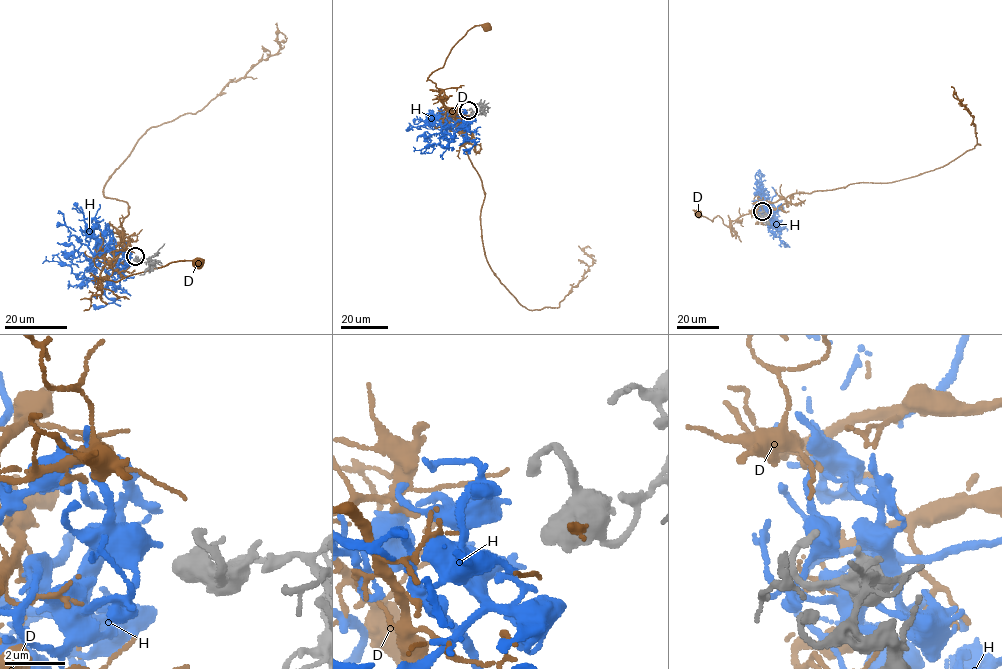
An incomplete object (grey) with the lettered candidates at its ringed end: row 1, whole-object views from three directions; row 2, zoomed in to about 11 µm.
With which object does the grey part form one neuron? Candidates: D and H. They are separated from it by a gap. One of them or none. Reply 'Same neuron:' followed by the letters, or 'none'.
Same neuron: H

